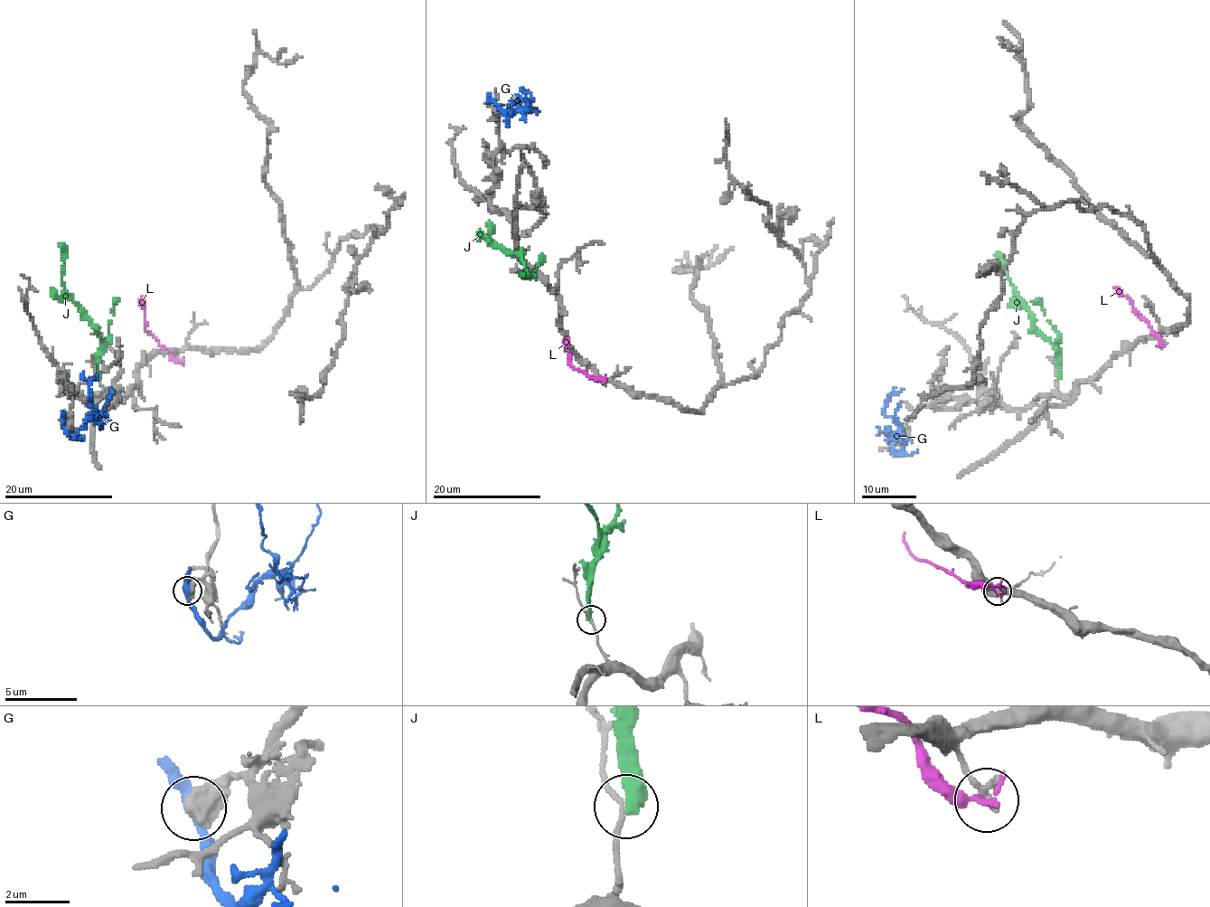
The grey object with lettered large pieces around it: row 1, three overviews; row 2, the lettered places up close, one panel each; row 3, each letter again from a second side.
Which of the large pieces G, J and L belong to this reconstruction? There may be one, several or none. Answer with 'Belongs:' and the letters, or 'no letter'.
Belongs: no letter

